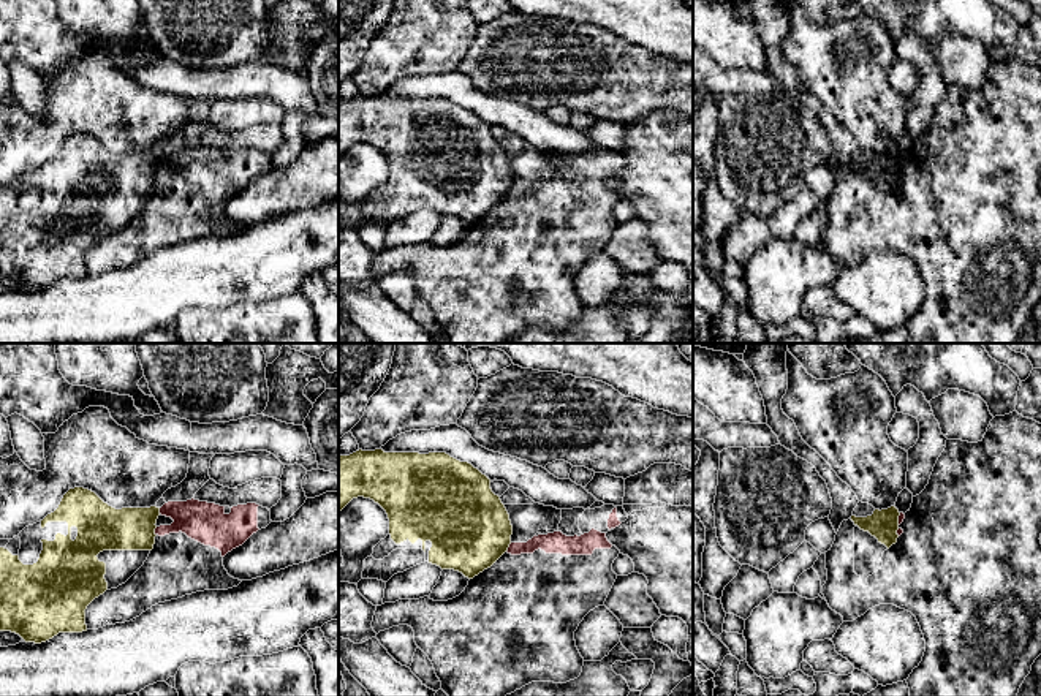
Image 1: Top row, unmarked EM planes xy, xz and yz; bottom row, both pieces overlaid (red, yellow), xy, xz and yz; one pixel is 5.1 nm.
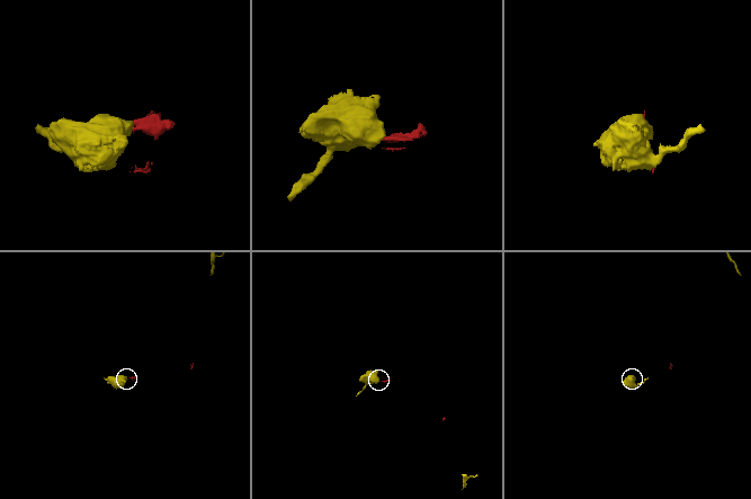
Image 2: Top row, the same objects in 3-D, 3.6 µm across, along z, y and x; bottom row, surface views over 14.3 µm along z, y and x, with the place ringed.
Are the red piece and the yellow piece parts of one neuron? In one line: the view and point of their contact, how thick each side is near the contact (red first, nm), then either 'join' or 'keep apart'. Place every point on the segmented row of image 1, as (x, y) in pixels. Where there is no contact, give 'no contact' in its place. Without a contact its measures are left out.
contact xz (508, 548); calibres 110 and 420 nm; keep apart

